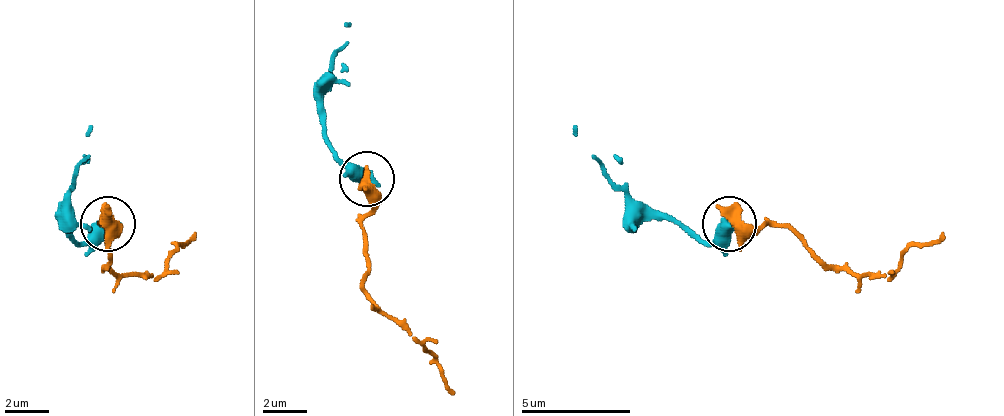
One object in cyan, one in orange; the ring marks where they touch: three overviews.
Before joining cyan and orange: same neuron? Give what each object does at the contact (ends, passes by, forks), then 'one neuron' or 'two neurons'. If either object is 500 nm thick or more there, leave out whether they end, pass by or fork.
two neurons

